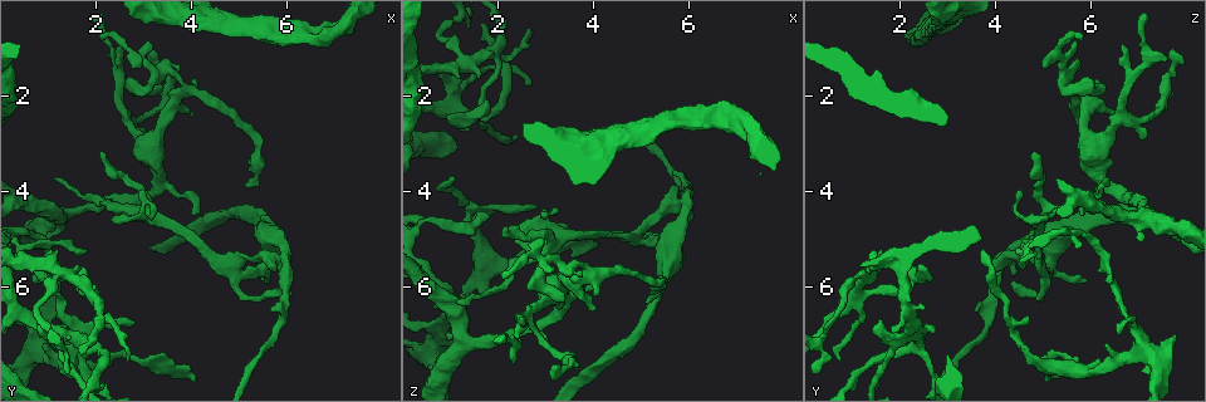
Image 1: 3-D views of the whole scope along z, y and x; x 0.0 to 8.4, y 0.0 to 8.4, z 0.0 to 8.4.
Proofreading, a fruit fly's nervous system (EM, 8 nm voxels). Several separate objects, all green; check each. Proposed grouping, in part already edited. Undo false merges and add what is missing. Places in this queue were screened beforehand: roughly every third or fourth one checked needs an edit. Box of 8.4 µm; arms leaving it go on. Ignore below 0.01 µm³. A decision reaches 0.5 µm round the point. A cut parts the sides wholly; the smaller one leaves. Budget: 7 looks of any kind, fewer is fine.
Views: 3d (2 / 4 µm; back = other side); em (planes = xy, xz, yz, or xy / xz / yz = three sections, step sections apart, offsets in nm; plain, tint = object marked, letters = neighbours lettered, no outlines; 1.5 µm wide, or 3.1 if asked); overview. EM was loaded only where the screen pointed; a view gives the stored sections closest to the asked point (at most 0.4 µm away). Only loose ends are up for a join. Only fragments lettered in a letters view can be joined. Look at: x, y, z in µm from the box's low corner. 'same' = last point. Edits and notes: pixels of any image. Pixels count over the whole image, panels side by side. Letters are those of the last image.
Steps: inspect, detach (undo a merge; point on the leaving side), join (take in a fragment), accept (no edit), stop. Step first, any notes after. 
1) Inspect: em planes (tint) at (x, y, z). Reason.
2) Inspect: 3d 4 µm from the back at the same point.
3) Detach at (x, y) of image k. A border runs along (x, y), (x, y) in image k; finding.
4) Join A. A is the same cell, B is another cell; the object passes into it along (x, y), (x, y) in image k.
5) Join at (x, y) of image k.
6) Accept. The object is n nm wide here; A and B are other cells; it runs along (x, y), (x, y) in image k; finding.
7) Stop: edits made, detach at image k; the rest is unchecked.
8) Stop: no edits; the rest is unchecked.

Inspect: 3d 2 µm at (2.15, 3.25, 4.80). Thin end.

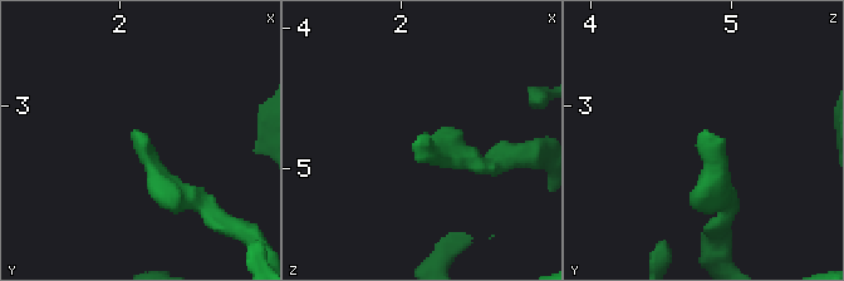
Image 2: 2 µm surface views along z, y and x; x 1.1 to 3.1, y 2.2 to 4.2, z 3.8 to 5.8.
Inspect: em xz step 4 (letters) at (2.18, 3.20, 4.82). Need the tissue.

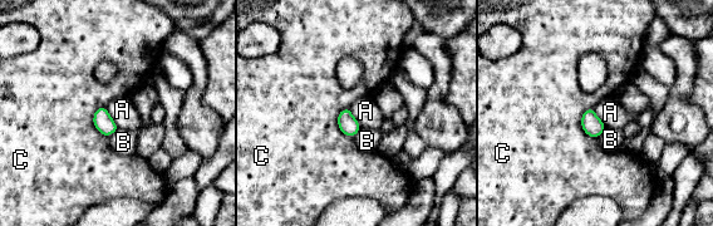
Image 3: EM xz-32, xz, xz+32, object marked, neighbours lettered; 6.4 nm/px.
Accept. A, B and C are other cells; a border runs along (104, 107), (118, 127) in image 3; none of them fits.

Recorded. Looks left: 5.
Inspect: 3d 2 µm at (1.65, 7.05, 4.40). Three-way junction.

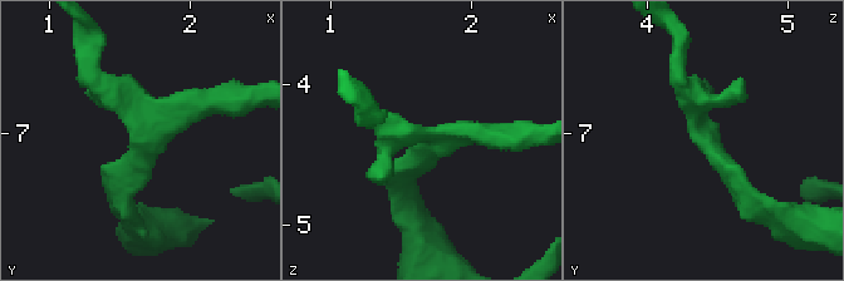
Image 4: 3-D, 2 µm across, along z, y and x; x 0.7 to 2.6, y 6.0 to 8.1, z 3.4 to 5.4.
Inspect: em planes (plain) at (1.68, 7.08, 4.42). 3 arms meet here; shape alone is not enough.

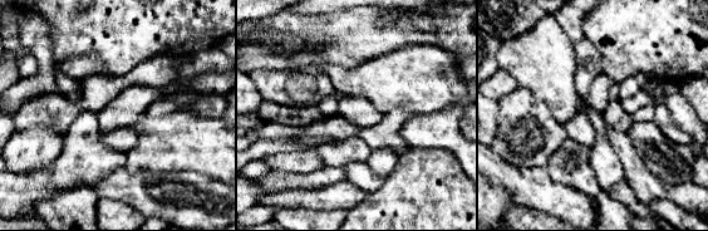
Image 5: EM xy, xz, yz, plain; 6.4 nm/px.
Inspect: em planes (letters) at the same point.

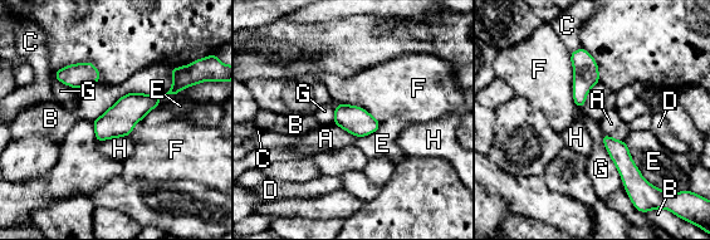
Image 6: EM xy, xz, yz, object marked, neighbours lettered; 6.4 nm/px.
Accept. The object is 20 nm wide here; the longest contact is with G, 380 nm; A, B, C, D, E, F, G and H are other cells; continuous, no second neuron.

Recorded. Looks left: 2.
Inspect: 3d 4 µm at (0.95, 5.10, 7.10). Branch stops here.

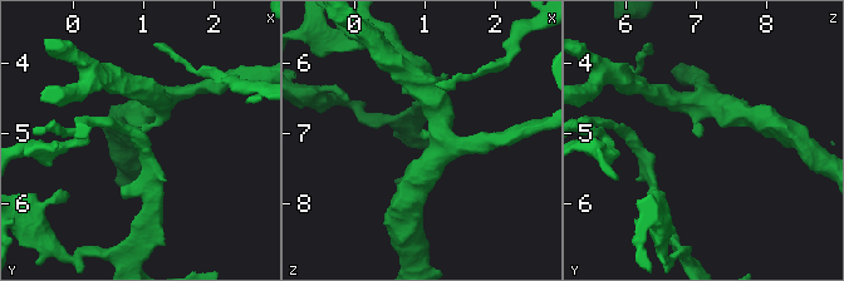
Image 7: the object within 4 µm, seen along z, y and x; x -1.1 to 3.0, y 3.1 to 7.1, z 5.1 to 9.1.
Inspect: em planes (letters) at (0.95, 5.05, 7.05). Shape alone is not enough.

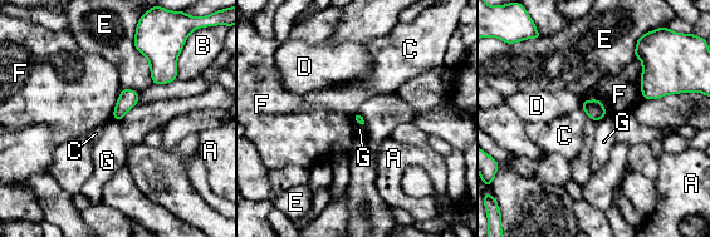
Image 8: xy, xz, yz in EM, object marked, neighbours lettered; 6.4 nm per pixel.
Accept. A, B, C, D, E, F and G are other cells; a border runs along (607, 114), (596, 121) in image 8; no lettered fragment goes on from it.

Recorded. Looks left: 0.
Stop: no edits; the rest is unchecked.

